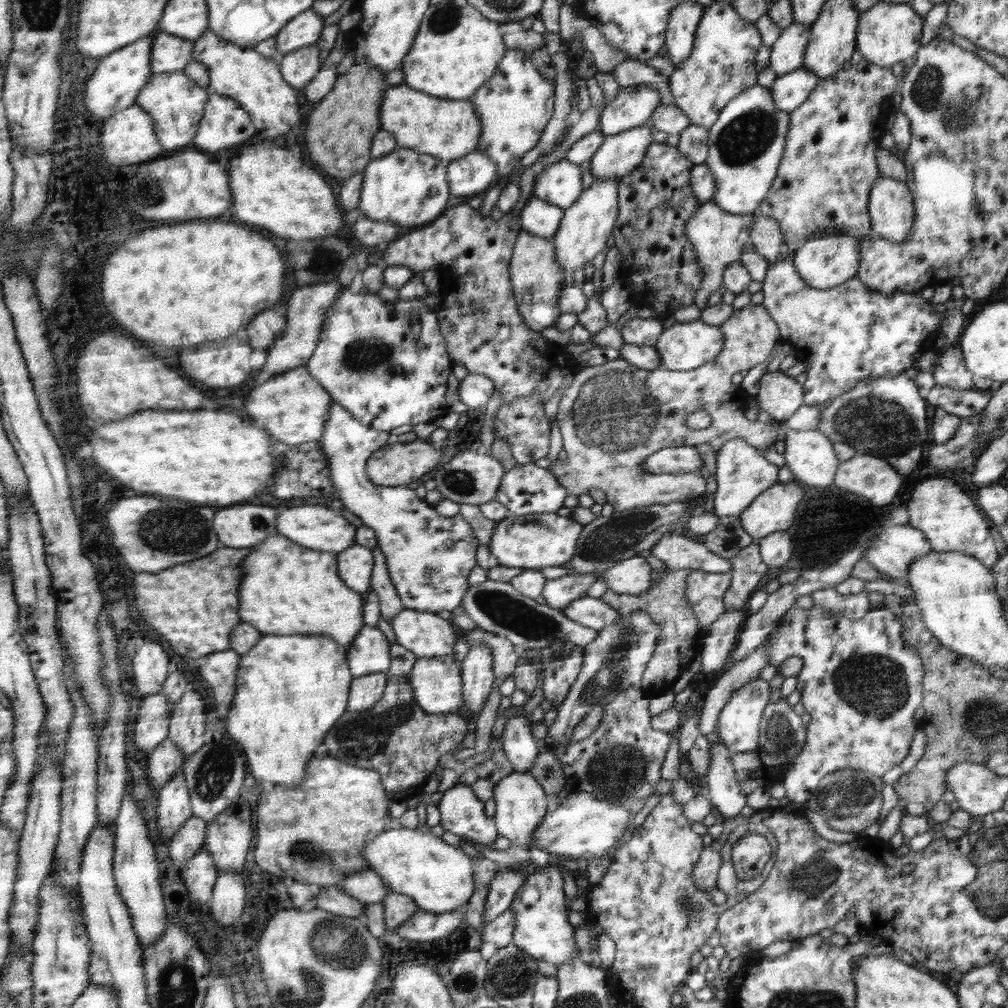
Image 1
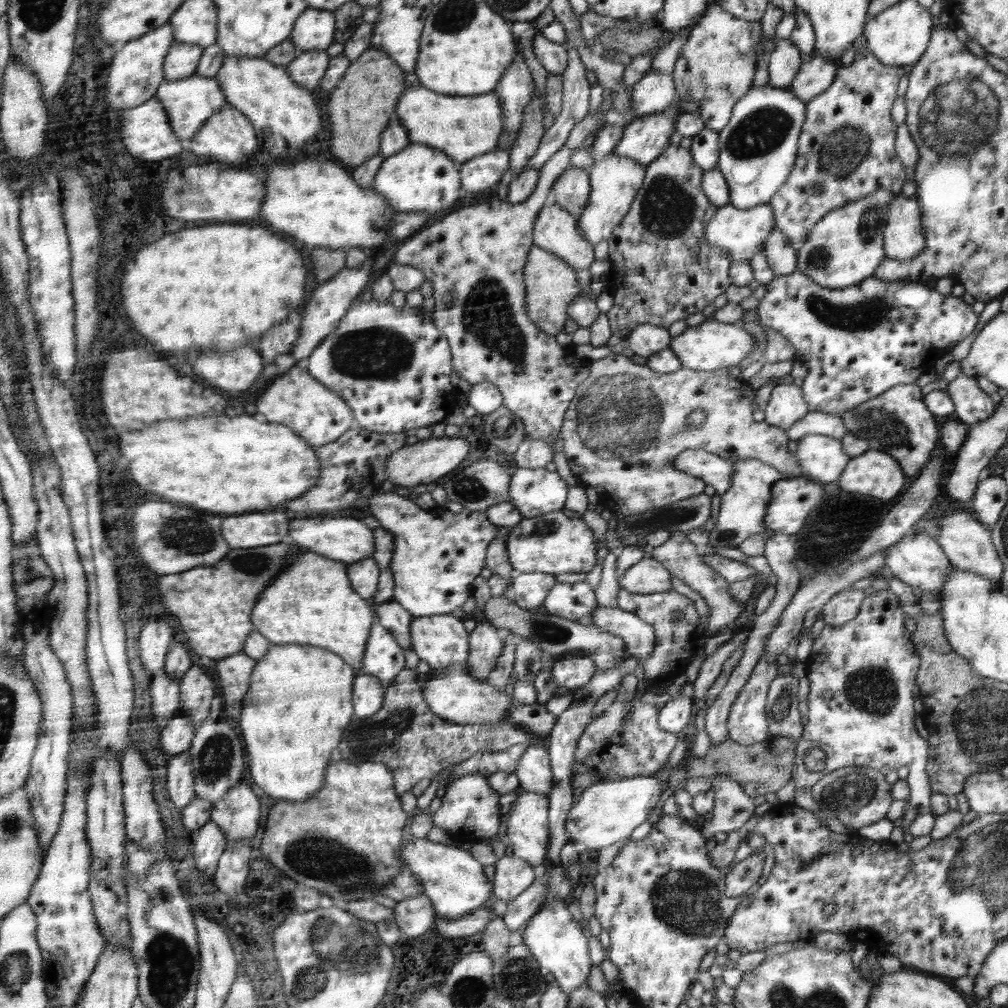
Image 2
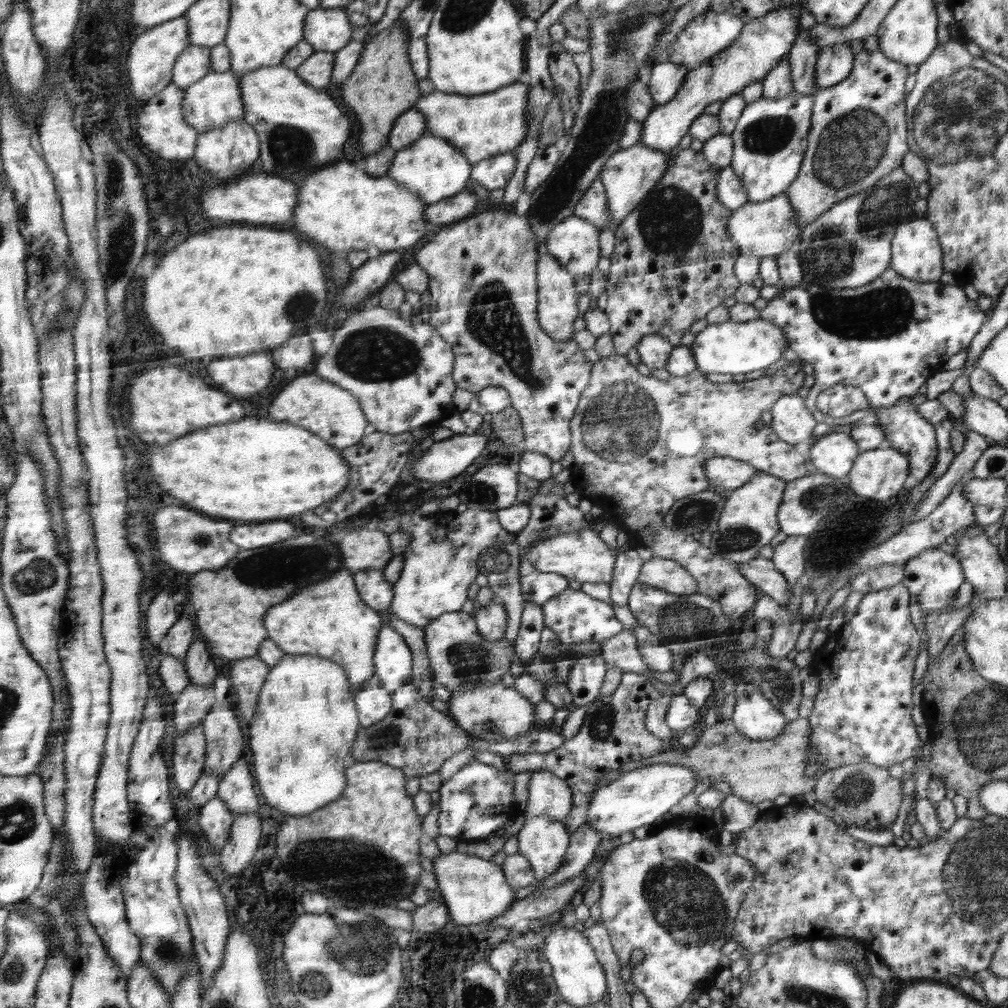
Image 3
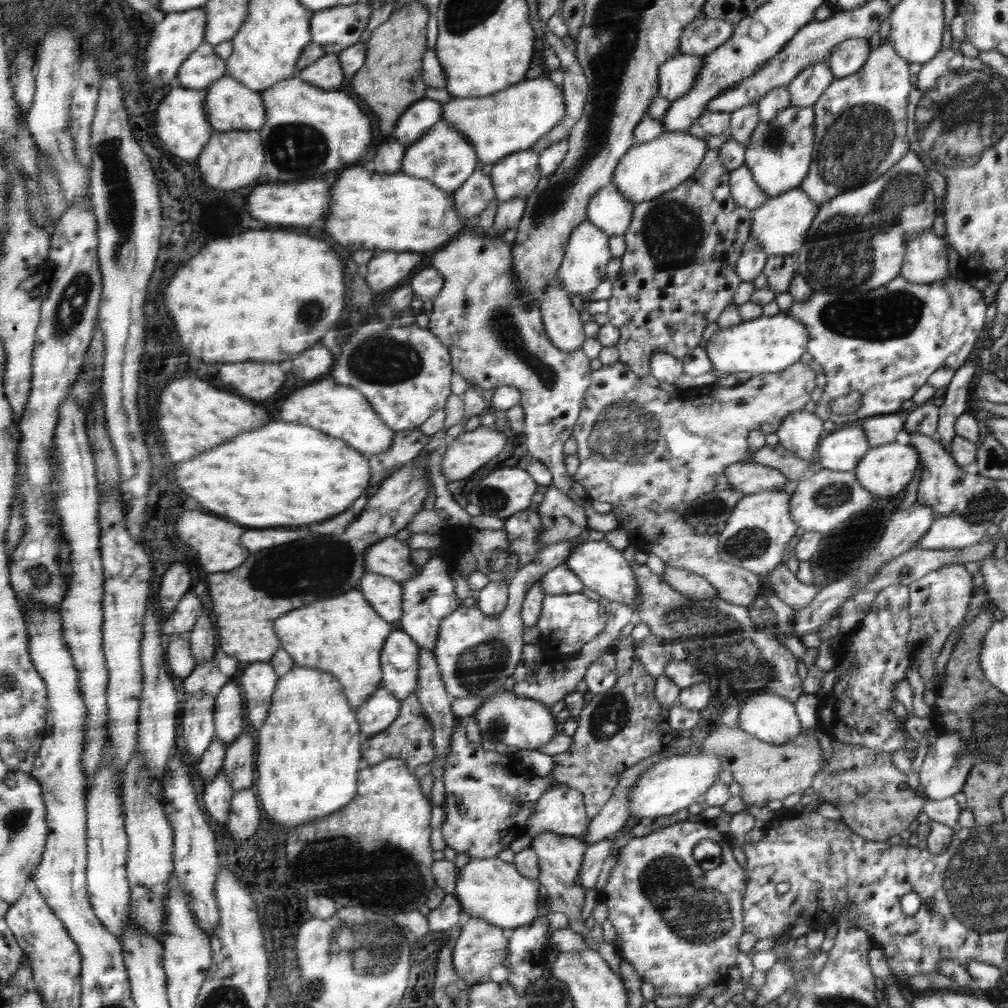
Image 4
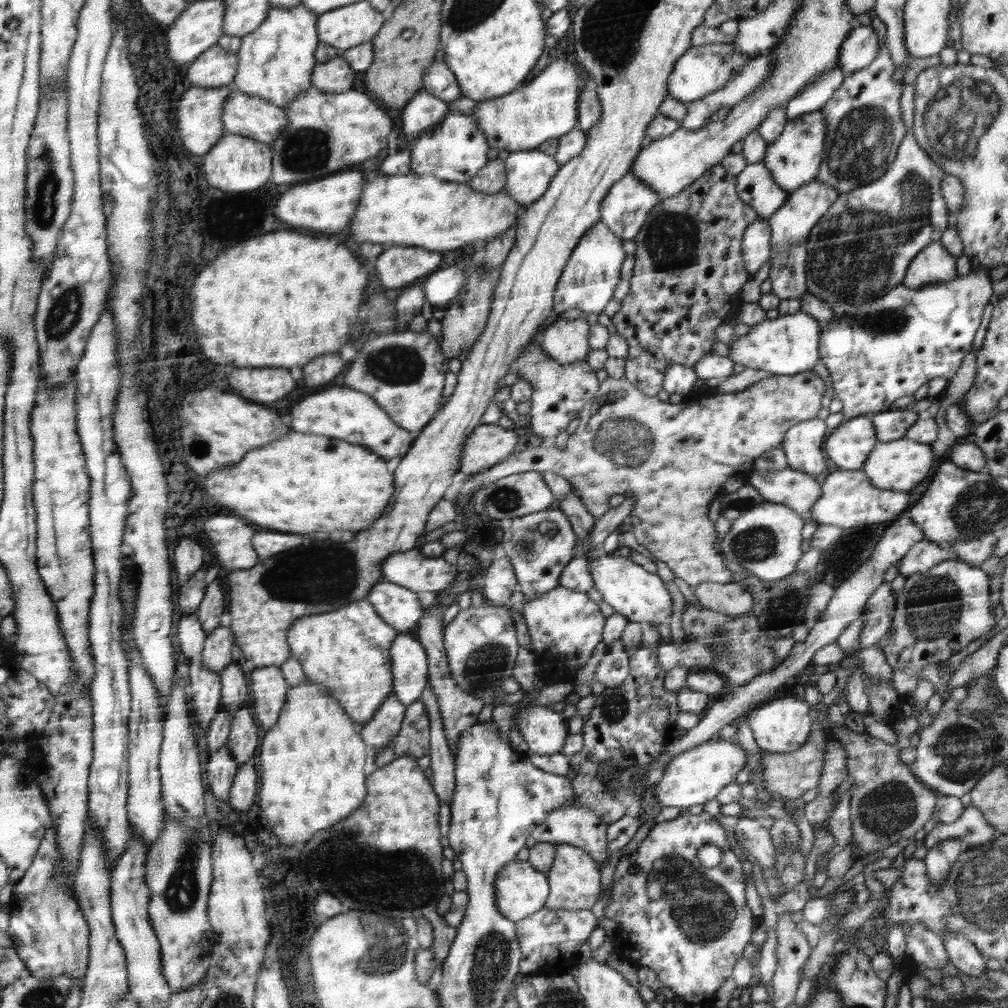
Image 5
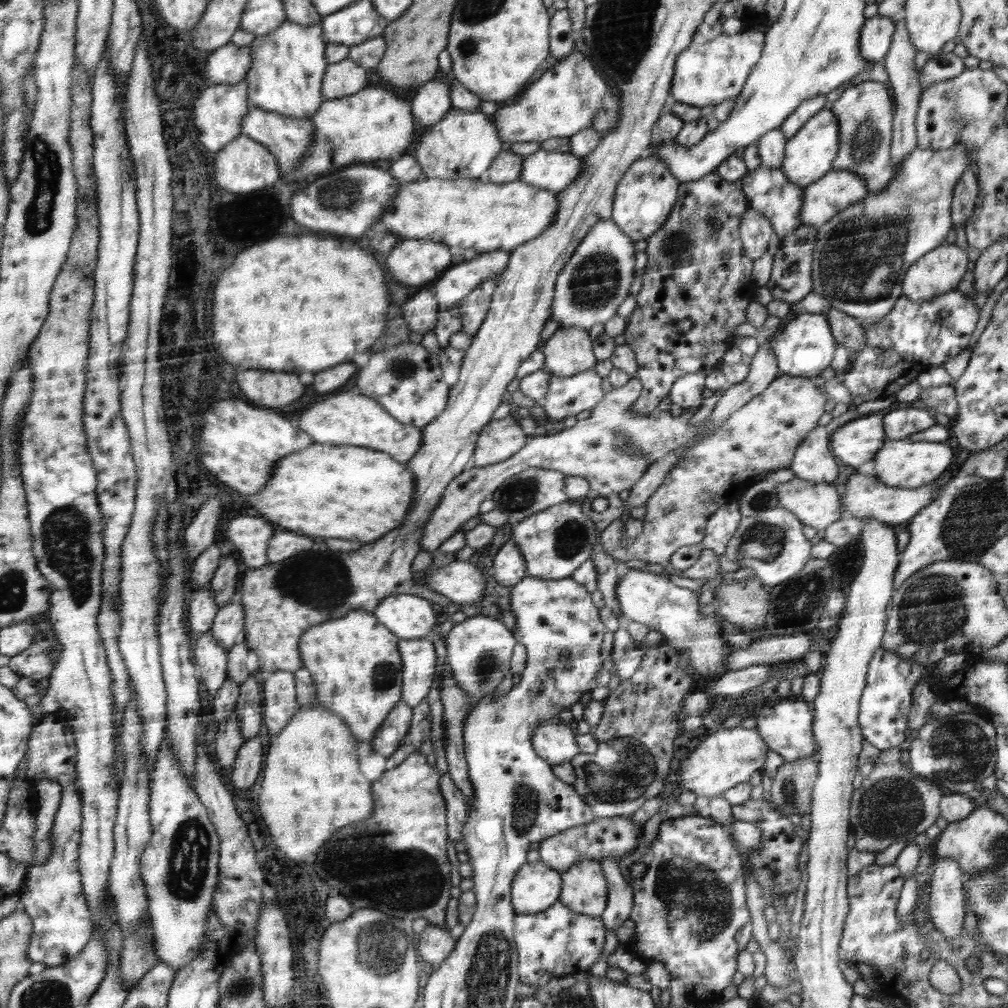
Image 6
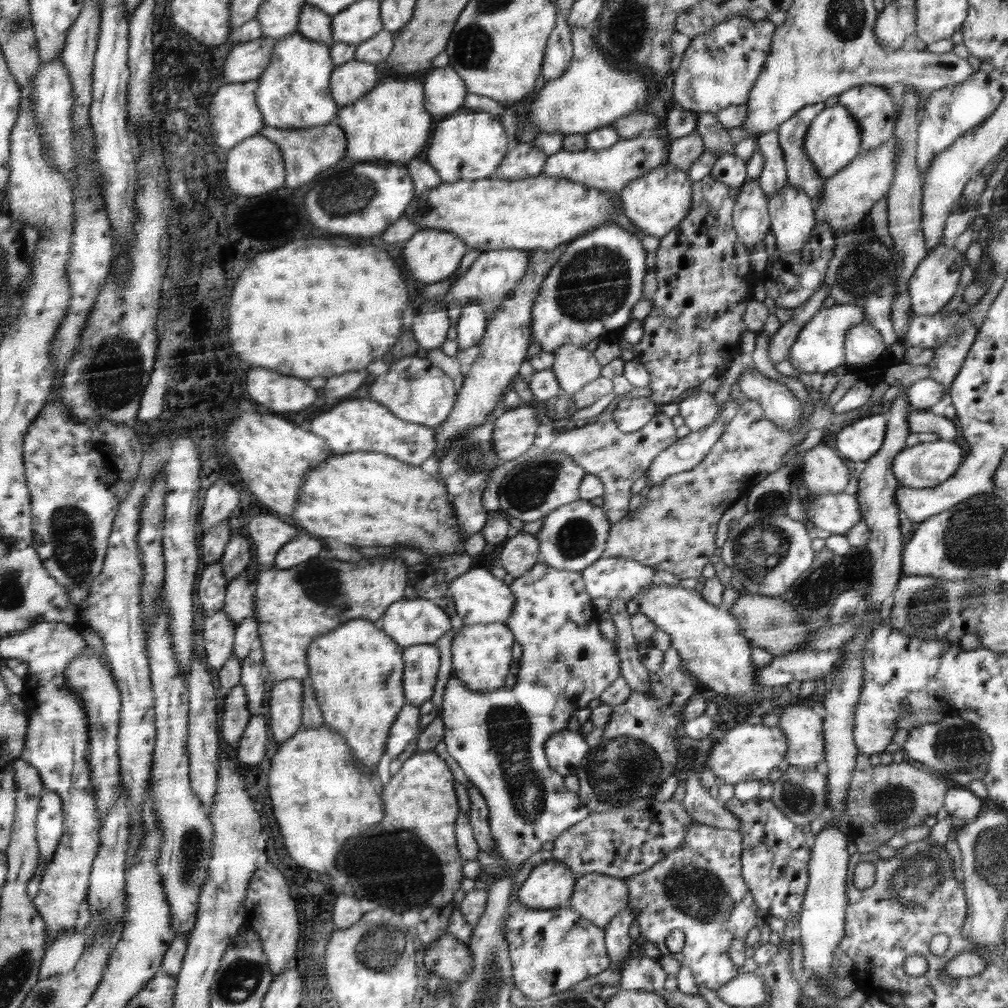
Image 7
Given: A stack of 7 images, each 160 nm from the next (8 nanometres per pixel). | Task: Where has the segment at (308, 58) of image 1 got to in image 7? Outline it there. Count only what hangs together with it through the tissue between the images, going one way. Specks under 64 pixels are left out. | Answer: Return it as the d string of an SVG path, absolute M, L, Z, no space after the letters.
M351 60L332 72L333 99L340 107L350 106L376 88L376 82L376 64Z

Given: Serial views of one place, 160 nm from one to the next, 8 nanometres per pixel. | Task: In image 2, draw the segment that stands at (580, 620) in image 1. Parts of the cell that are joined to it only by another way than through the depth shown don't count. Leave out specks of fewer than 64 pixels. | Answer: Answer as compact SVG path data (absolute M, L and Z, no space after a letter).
M597 606L593 610L593 624L603 631L615 634L624 640L627 652L636 655L642 662L655 645L653 626L640 620L635 614L620 607Z

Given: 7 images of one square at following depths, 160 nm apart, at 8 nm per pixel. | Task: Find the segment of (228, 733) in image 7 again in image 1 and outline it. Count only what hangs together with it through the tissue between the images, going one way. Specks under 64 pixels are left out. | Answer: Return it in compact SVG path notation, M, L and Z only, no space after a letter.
M204 844L198 855L194 856L193 860L187 861L182 870L186 890L194 906L209 903L218 875L217 866Z

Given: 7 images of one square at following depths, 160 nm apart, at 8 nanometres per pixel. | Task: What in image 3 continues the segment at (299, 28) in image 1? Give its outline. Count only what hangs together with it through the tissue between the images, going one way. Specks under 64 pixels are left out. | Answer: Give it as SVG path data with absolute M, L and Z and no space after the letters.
M344 7L316 9L306 15L303 39L316 51L335 53L350 42L352 31Z

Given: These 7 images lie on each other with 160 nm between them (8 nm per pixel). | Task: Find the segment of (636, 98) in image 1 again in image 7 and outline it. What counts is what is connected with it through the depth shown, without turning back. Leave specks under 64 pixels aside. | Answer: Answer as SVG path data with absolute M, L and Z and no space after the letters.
M737 14L722 20L712 28L712 31L692 38L680 59L680 66L674 71L672 94L674 104L696 113L718 113L730 105L745 104L757 78L764 70L765 58L772 52L773 34L776 30L777 26L767 18L756 22L750 20L748 15Z

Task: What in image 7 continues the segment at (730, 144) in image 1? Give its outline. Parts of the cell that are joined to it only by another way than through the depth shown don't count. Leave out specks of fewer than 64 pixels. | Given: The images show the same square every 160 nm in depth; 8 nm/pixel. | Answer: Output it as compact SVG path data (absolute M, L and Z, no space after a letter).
M838 103L832 107L826 107L812 120L805 136L804 152L822 178L833 177L850 162L856 160L861 150L862 131L861 123L857 122L845 106Z

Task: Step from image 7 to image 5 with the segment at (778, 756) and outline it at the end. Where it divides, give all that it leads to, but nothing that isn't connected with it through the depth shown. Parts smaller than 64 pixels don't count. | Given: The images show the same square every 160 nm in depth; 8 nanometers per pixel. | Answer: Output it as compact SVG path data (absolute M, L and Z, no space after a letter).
M708 740L686 752L677 754L666 766L661 779L655 784L654 796L661 806L681 806L688 808L694 804L704 804L716 798L726 785L734 783L738 772L747 765L746 751L737 740Z

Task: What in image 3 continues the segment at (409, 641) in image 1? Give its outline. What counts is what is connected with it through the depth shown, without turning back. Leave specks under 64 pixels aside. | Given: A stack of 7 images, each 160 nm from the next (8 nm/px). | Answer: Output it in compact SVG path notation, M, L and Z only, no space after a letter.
M463 611L444 613L435 618L429 625L423 628L426 652L435 675L435 681L443 684L450 691L476 685L491 685L501 680L500 676L507 672L512 662L512 654L515 654L515 644L509 644L505 637L496 642L484 640L477 631L477 621L473 614Z

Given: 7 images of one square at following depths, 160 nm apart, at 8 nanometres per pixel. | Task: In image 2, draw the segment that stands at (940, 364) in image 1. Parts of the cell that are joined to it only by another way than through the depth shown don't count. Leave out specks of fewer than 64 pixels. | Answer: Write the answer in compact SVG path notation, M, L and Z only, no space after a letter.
M966 373L958 374L954 380L950 381L947 391L954 403L958 420L968 426L986 420L992 416L997 407L990 399L989 393L985 393L979 387L976 378Z

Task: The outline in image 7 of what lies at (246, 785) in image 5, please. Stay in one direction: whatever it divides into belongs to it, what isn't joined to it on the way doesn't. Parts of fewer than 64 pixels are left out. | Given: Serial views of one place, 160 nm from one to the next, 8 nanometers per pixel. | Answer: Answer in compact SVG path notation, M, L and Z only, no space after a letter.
M264 714L252 716L245 733L242 734L241 743L235 751L238 762L242 763L242 769L248 770L258 766L264 758L268 738L268 726L266 726Z

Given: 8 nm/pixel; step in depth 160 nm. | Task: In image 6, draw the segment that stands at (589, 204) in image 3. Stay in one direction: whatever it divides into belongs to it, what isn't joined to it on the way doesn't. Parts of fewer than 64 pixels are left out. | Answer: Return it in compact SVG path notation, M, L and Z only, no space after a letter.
M653 154L634 162L621 178L614 197L613 217L611 219L626 235L630 236L630 239L648 238L670 216L671 208L676 202L680 182L675 176L672 176L667 168L665 162Z

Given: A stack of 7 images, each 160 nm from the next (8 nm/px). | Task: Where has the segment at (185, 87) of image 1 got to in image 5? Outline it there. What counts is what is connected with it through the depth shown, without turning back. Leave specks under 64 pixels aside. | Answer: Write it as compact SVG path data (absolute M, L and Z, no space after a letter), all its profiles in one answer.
M236 90L229 94L221 118L226 134L239 134L268 144L272 144L289 125L283 108L269 100Z

